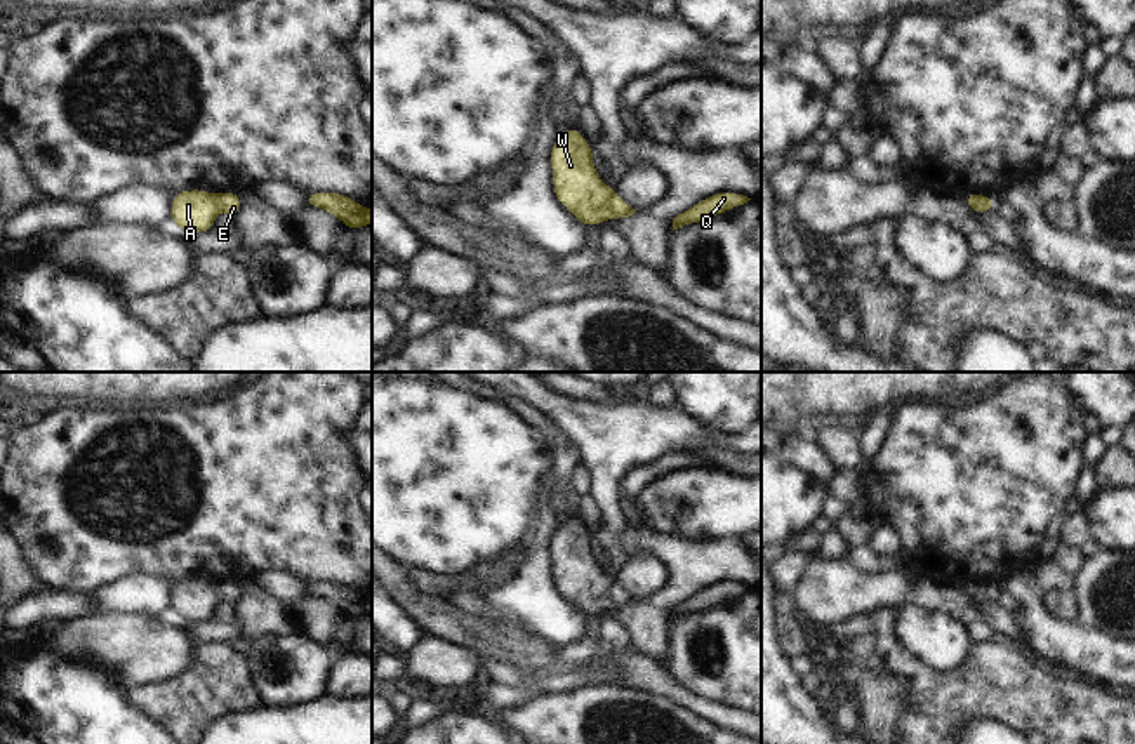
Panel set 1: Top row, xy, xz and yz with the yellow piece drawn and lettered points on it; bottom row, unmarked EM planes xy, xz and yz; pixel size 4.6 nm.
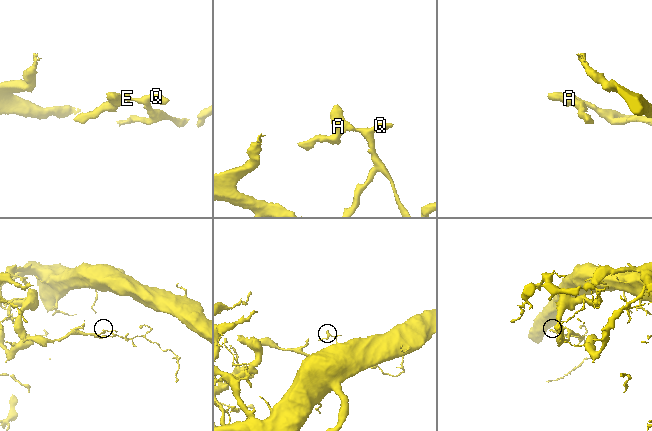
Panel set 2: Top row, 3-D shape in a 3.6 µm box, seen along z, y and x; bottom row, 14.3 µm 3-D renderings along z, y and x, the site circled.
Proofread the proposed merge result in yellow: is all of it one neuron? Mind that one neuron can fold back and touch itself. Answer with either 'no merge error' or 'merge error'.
no merge error

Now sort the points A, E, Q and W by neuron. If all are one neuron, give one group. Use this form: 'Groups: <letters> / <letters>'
Groups: A E Q W.

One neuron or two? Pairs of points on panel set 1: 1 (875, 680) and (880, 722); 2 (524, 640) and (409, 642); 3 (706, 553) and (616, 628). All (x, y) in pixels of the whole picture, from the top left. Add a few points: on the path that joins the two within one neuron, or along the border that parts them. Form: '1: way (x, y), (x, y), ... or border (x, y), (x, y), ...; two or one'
1: way (876, 690), (880, 694), (880, 711); one
2: border (400, 607), (431, 635); two
3: border (600, 623), (617, 617), (631, 631), (637, 645); two

